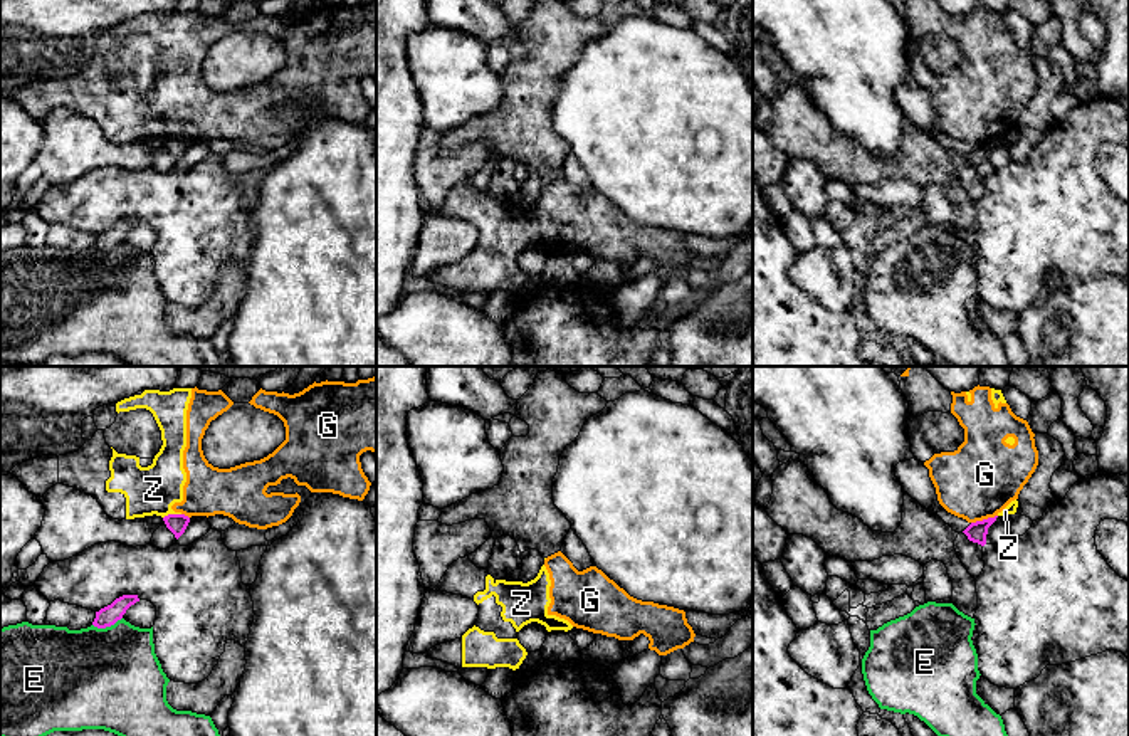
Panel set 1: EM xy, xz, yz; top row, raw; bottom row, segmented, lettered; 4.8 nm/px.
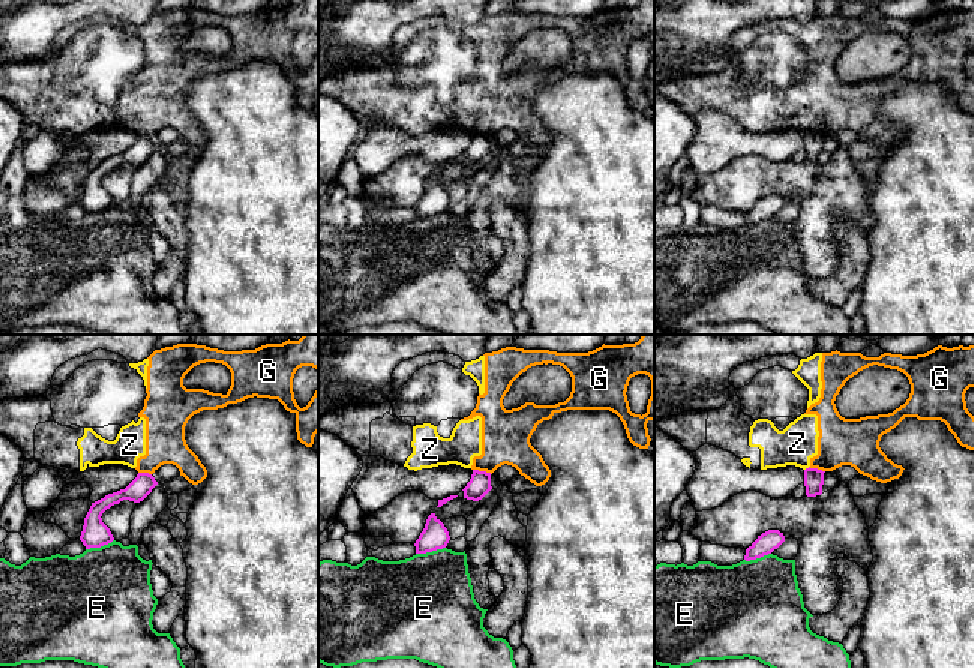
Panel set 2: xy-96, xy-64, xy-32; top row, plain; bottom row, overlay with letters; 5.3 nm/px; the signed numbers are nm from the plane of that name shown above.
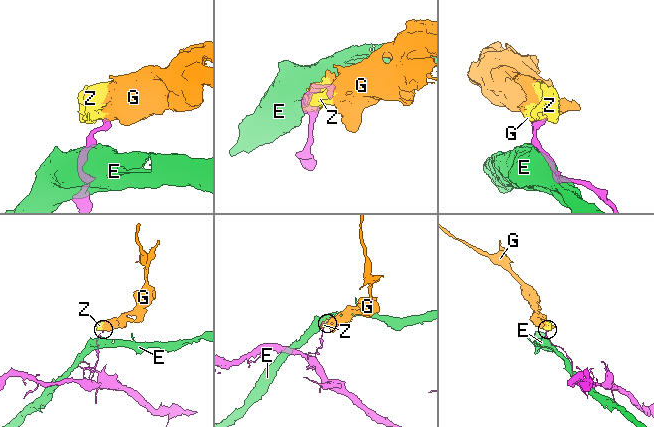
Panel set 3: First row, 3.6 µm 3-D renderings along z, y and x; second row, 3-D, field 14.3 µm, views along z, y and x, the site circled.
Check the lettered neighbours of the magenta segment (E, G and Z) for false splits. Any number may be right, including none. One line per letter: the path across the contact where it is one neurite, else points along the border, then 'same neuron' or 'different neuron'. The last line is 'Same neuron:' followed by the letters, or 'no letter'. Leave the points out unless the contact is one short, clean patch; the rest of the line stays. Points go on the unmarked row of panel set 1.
E: different neuron
G: border along yz (997, 138), (971, 147); different neuron
Z: border along xy (180, 136), (170, 136), (163, 141); different neuron
Same neuron: no letter

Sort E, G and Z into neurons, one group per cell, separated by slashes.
E / G Z

